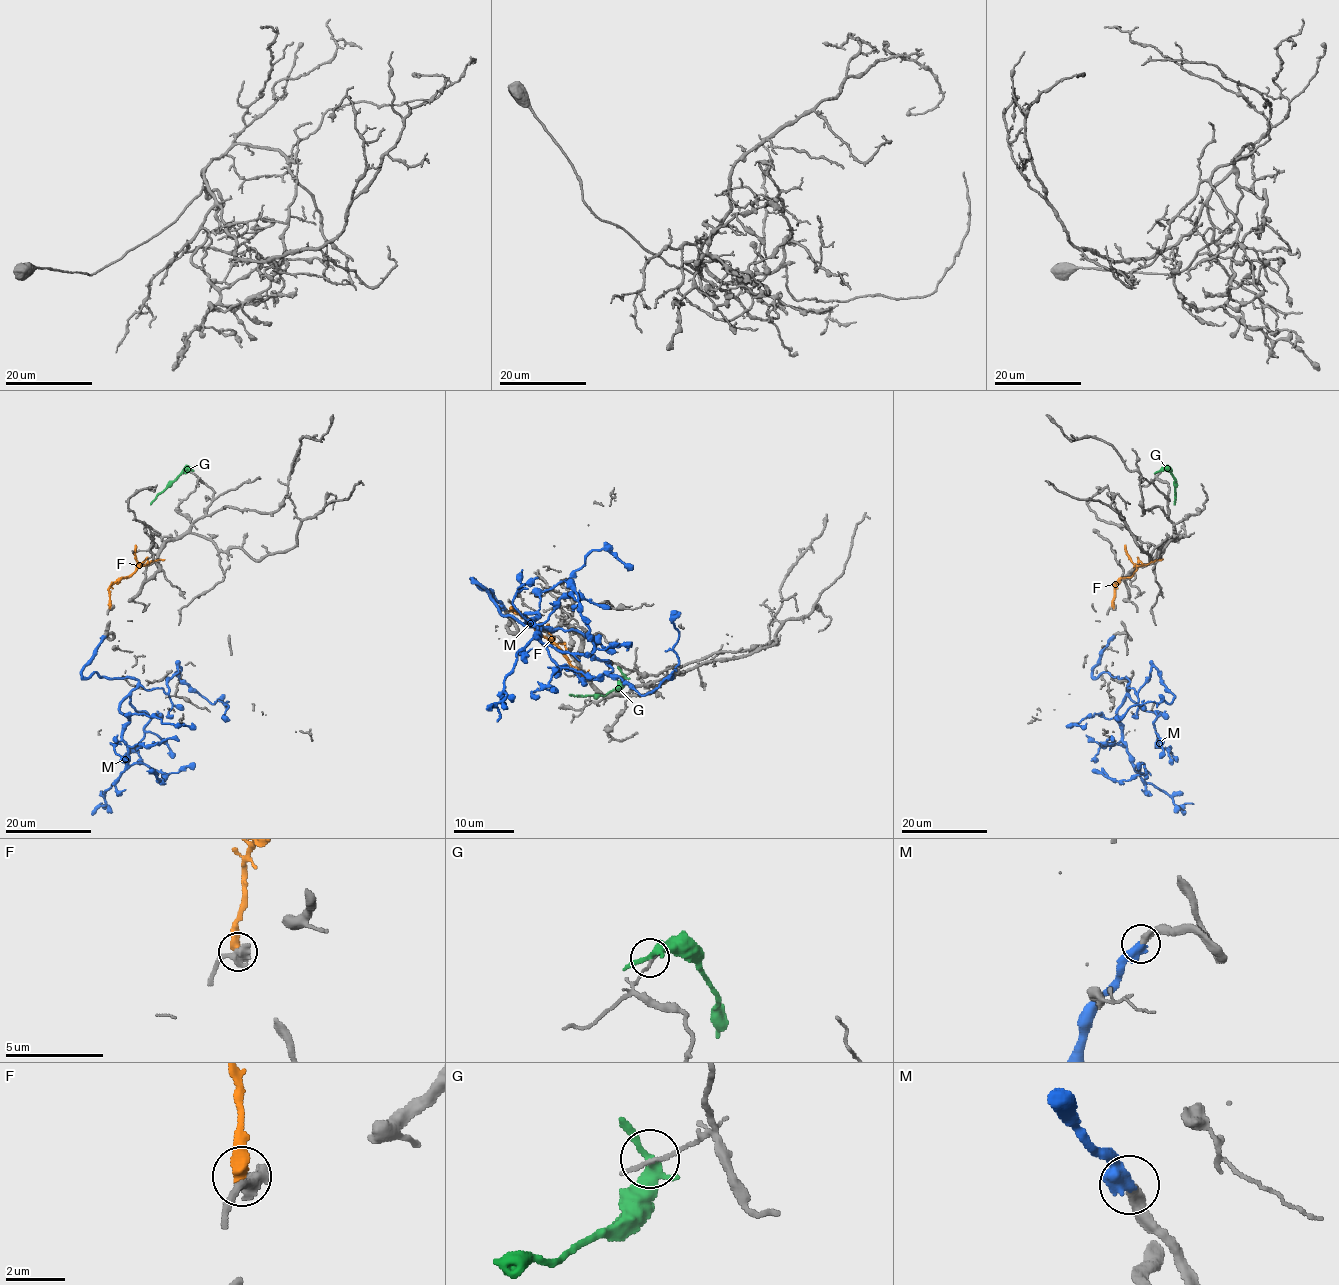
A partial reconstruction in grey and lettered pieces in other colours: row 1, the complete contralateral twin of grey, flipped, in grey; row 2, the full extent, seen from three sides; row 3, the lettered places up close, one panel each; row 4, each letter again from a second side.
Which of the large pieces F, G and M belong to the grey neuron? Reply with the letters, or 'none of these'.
M

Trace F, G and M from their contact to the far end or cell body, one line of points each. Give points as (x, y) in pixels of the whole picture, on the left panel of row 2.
F: (110, 606), (109, 588), (114, 583), (127, 577), (140, 566), (165, 559)
G: (189, 470), (186, 469), (151, 505)
M: (105, 636), (81, 675), (138, 681), (120, 706), (122, 741), (129, 765), (168, 774), (146, 771)

